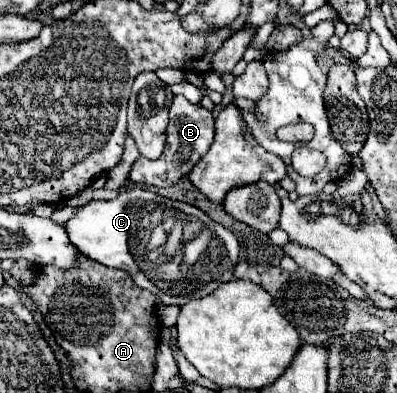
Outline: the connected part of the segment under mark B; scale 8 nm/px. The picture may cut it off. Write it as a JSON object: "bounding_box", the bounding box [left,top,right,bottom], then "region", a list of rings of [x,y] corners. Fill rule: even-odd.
{"bounding_box":[129,96,213,188],"region":[[[175,96],[169,108],[169,128],[167,128],[167,146],[159,160],[137,158],[131,168],[129,180],[133,184],[147,184],[157,188],[167,188],[177,184],[183,176],[191,172],[191,168],[199,162],[199,158],[209,150],[213,142],[213,114],[205,110],[201,104],[191,104],[185,96]]]}

